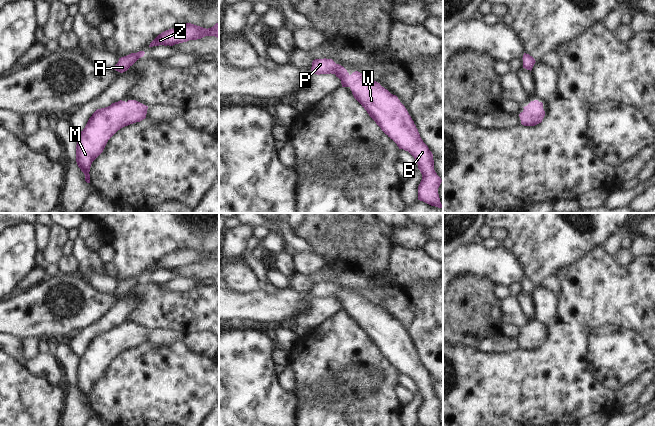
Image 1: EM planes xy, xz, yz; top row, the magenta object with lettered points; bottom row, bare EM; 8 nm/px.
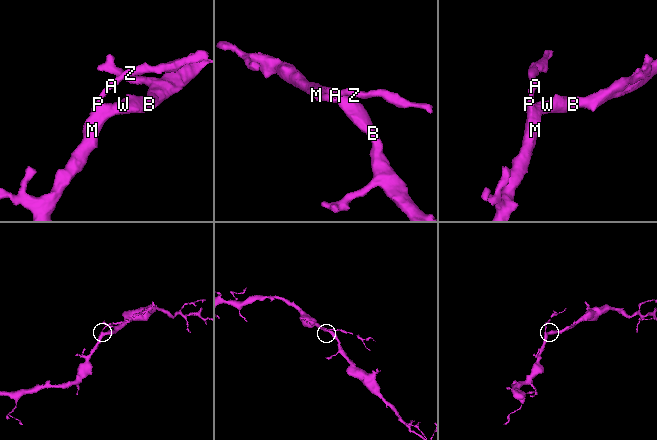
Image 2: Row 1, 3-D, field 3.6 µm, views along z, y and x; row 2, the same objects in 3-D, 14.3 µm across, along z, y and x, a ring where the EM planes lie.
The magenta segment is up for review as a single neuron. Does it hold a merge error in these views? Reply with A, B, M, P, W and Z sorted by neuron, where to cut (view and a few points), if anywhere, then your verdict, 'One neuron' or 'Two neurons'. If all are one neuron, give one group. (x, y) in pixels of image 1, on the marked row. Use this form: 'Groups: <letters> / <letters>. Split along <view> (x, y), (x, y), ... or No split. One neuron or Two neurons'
Groups: A B M P W Z. No split. One neuron

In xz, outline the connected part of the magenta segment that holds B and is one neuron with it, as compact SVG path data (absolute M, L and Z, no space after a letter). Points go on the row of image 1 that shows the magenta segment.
M332 59L313 60L311 71L317 75L335 74L341 80L342 87L351 89L354 98L381 130L399 149L408 151L414 157L422 174L418 200L443 209L438 194L442 180L434 170L433 154L421 139L414 121L398 97L358 71L350 75Z

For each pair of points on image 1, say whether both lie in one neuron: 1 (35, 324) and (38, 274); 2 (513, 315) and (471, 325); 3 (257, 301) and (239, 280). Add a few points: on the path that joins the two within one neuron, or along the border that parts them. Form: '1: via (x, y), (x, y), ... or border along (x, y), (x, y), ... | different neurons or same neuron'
1: border along (45, 277), (20, 292) | different neurons
2: border along (502, 301), (501, 320), (504, 324) | different neurons
3: border along (261, 288), (248, 292), (229, 290) | different neurons

